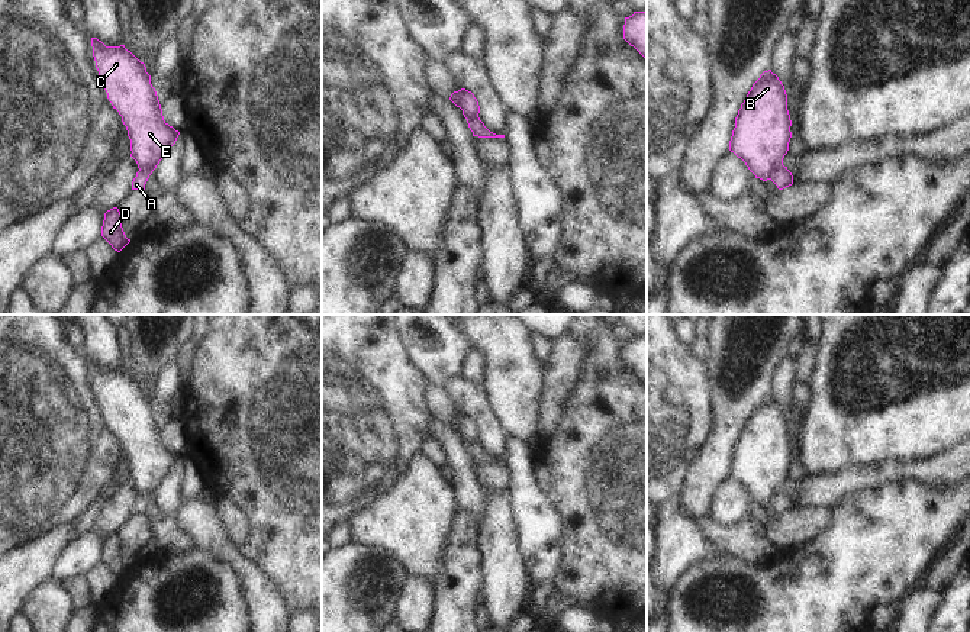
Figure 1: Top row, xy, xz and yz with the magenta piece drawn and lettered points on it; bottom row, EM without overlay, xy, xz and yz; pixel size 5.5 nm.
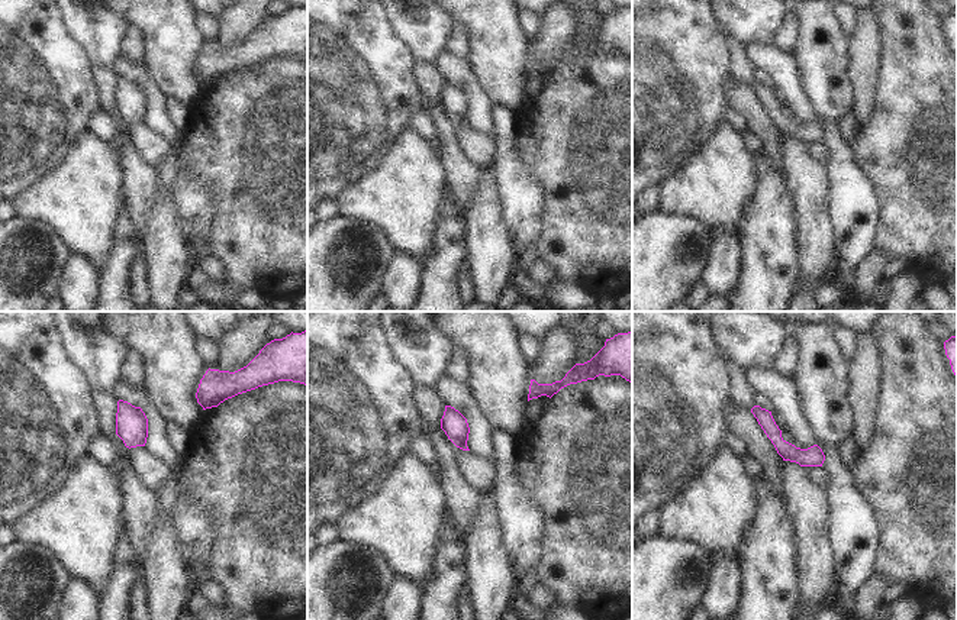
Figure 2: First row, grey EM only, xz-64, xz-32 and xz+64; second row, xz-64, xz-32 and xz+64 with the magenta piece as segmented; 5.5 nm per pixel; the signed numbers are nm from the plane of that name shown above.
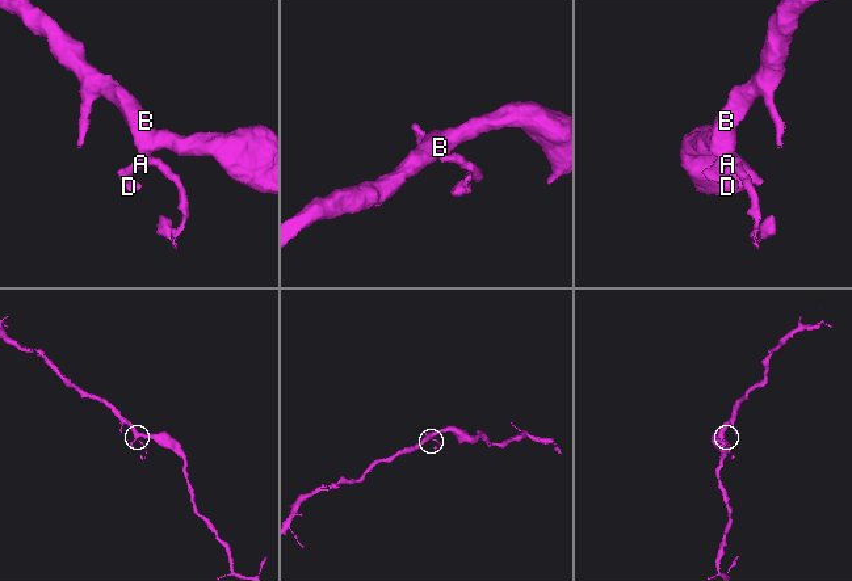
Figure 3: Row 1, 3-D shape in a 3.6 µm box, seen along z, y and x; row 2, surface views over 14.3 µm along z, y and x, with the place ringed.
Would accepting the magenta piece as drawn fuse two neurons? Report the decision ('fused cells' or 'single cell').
fused cells

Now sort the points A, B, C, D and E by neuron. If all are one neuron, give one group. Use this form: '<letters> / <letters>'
A D / B C E

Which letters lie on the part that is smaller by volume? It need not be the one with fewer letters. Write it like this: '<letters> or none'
A, D

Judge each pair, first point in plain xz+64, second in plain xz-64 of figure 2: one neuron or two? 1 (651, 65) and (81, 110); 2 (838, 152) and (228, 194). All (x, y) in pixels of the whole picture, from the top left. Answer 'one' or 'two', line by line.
1: one
2: two

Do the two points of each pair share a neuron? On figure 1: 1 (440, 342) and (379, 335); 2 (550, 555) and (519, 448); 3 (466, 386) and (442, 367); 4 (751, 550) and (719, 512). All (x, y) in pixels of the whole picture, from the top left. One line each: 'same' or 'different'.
1: different
2: same
3: different
4: different

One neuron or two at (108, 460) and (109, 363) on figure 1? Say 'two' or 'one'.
two

